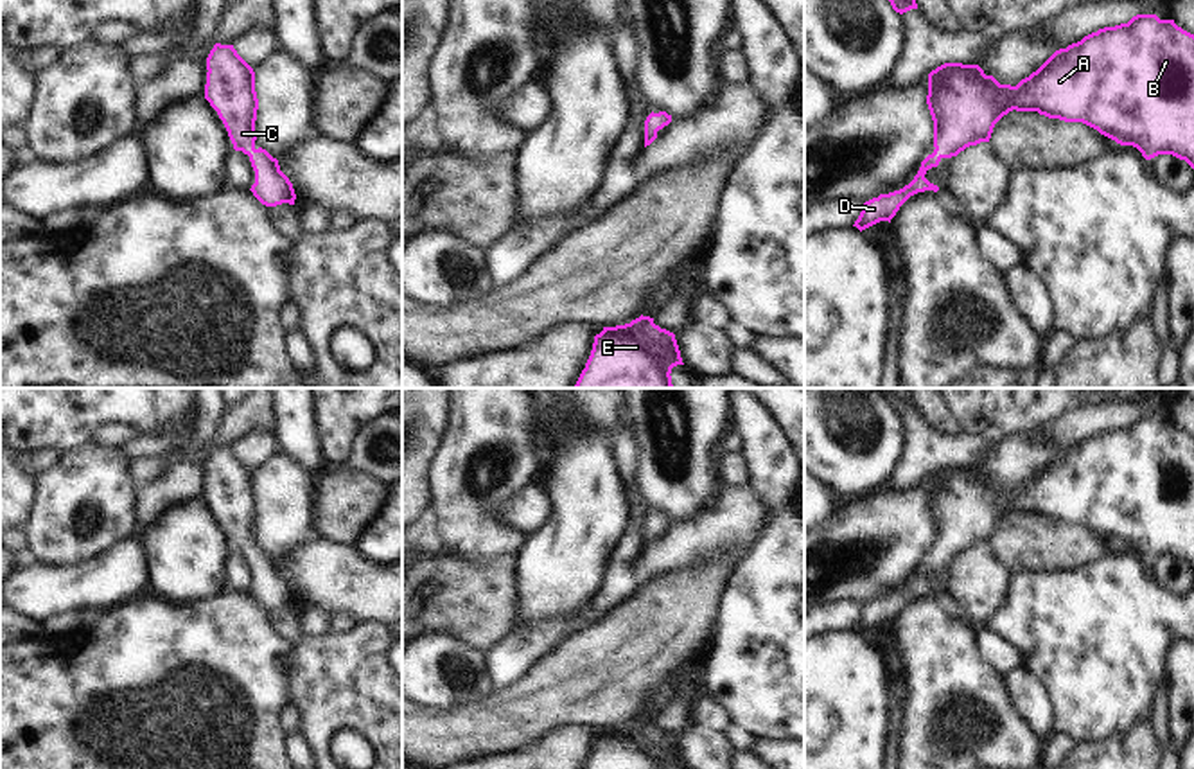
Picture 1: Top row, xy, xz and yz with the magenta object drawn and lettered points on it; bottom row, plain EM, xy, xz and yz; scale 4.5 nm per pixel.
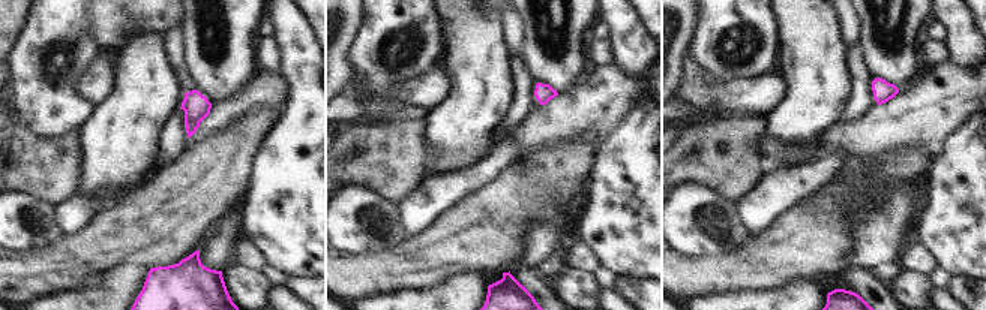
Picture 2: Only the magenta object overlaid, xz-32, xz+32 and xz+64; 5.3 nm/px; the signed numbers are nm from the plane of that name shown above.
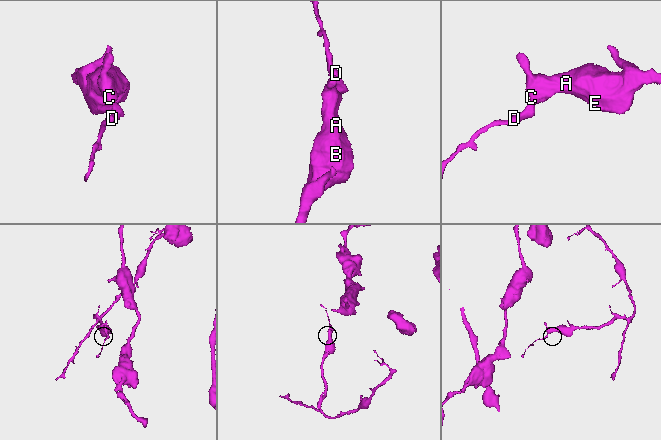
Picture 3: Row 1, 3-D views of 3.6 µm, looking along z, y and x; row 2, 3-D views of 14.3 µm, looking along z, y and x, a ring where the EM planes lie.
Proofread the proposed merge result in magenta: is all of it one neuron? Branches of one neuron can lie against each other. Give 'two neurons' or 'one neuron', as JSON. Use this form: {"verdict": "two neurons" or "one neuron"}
{"verdict": "one neuron"}

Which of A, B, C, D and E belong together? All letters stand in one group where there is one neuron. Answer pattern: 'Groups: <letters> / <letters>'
Groups: A B C D E

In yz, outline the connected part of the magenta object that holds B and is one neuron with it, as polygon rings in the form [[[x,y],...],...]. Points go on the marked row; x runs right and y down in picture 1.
[[[1137,14],[1128,23],[1099,29],[1056,50],[1016,86],[1000,84],[979,65],[944,63],[928,74],[926,104],[934,120],[934,153],[921,162],[909,185],[862,205],[853,225],[860,232],[880,221],[891,223],[910,196],[937,192],[939,187],[925,178],[926,171],[970,146],[989,142],[995,124],[1013,110],[1083,122],[1120,146],[1137,147],[1146,160],[1172,155],[1194,169],[1194,34],[1174,20]]]

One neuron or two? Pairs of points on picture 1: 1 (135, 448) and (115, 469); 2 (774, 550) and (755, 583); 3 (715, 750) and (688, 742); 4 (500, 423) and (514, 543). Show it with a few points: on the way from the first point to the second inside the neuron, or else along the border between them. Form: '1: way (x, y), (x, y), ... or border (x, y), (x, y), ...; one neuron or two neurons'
1: border (117, 448), (130, 460); two neurons
2: way (774, 557), (774, 563), (762, 575); one neuron
3: way (708, 750), (695, 742); one neuron
4: way (514, 453), (510, 478), (492, 498), (492, 512); one neuron

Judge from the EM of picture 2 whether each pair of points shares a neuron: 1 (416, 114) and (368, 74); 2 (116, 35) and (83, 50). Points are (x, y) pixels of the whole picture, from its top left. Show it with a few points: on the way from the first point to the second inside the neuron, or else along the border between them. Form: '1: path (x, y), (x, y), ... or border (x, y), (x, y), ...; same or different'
1: path (404, 110), (380, 86); same
2: border (89, 15), (83, 32), (104, 53); different

